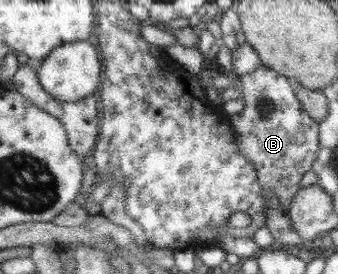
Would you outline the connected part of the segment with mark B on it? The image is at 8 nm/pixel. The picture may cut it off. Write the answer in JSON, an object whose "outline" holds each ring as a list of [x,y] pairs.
{"outline":[[[259,64],[254,71],[242,74],[236,79],[237,86],[242,90],[244,108],[240,114],[227,116],[231,131],[234,133],[234,138],[236,138],[234,143],[240,149],[240,153],[244,155],[244,159],[252,163],[263,201],[264,198],[267,198],[264,195],[265,192],[271,190],[279,200],[282,211],[287,214],[290,202],[292,202],[296,191],[299,189],[302,175],[311,170],[311,165],[316,159],[316,153],[318,153],[318,123],[309,118],[301,108],[288,84],[289,80],[274,70]]]}

